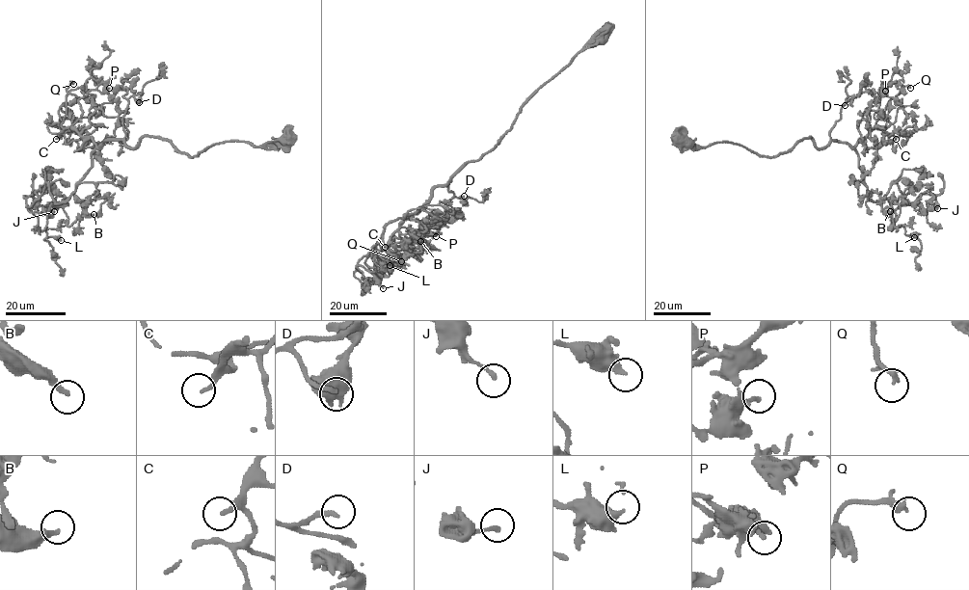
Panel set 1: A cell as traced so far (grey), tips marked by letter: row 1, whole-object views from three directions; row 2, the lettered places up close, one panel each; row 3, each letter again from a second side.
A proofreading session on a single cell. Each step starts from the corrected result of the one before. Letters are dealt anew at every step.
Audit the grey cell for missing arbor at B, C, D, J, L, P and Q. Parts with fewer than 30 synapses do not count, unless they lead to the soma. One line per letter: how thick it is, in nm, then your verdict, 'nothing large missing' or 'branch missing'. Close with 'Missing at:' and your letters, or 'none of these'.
B: calibre 240 nm; nothing large missing
C: calibre 170 nm; branch missing
D: calibre 200 nm; branch missing
J: calibre 190 nm; nothing large missing
L: calibre 320 nm; nothing large missing
P: calibre 240 nm; nothing large missing
Q: calibre 280 nm; branch missing
Missing at: C, D, Q

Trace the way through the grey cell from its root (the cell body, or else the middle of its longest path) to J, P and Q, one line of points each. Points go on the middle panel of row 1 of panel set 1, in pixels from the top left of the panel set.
J: (607, 29), (529, 98), (494, 147), (438, 185), (417, 212), (385, 227), (374, 248), (358, 262), (383, 288)
P: (607, 29), (529, 98), (494, 147), (438, 185), (400, 225), (436, 236)
Q: (607, 29), (529, 98), (494, 147), (438, 185), (418, 212), (403, 221), (390, 238), (394, 236), (401, 261)

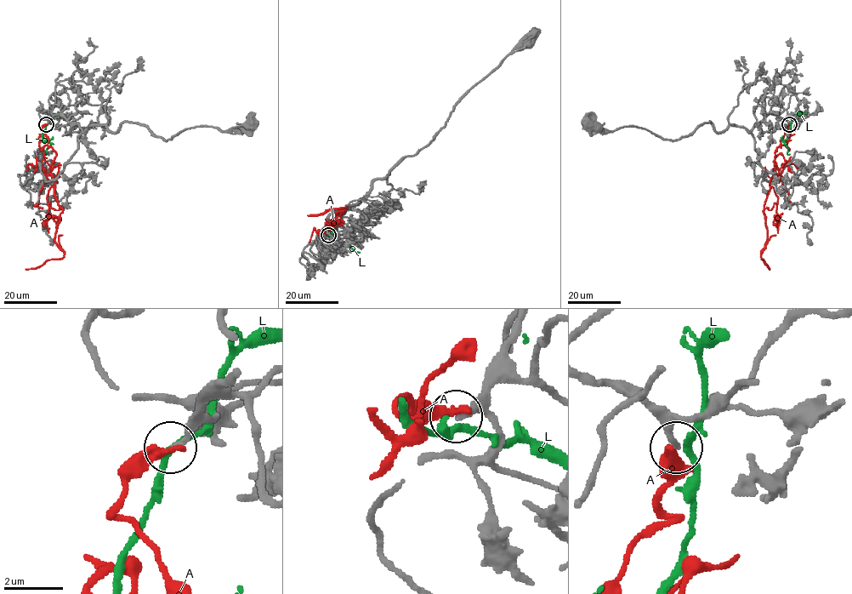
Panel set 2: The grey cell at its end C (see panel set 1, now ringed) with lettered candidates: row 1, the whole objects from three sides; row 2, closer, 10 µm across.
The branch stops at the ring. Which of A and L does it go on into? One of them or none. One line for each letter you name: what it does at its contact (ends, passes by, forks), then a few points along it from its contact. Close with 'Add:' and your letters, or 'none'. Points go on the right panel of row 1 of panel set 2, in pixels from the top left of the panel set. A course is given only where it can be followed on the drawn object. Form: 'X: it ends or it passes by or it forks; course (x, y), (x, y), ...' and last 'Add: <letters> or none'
Add: none

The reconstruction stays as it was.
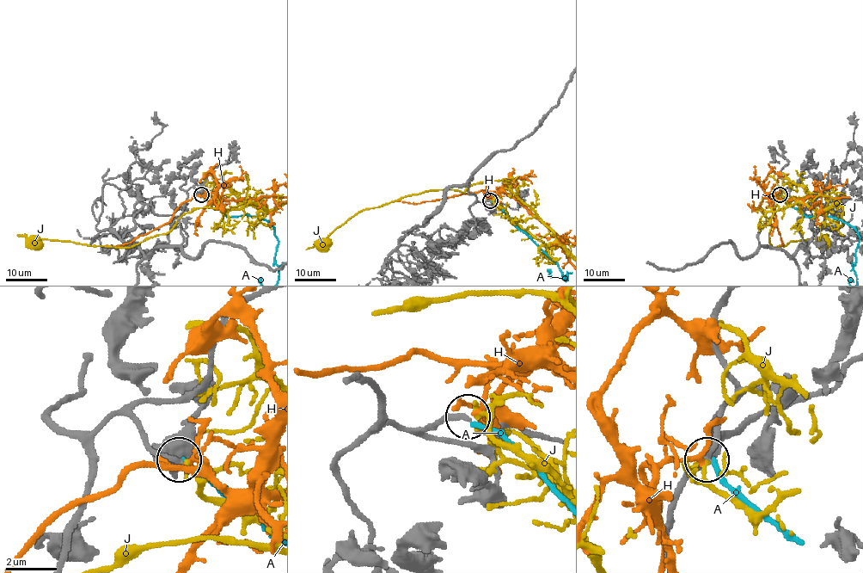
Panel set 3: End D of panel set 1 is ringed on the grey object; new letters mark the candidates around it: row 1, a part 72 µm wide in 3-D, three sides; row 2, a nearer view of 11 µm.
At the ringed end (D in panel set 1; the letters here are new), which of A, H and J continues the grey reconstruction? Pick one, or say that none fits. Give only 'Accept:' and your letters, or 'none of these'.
Accept: none of these

